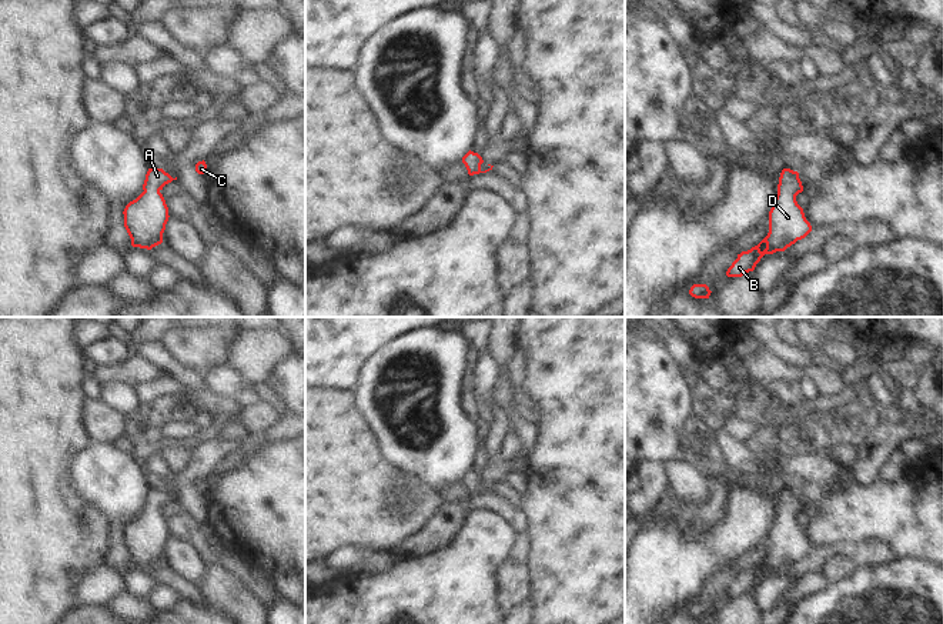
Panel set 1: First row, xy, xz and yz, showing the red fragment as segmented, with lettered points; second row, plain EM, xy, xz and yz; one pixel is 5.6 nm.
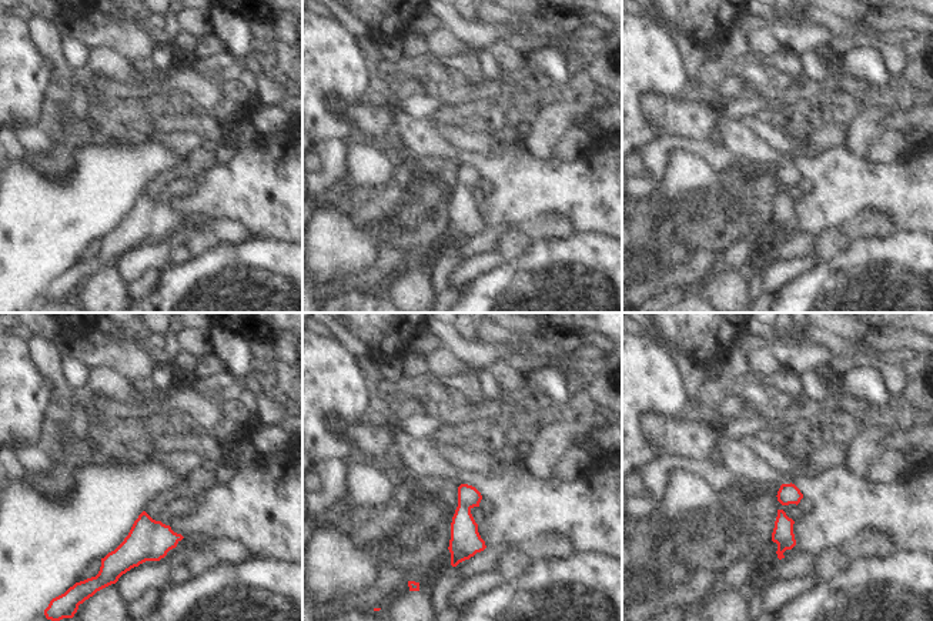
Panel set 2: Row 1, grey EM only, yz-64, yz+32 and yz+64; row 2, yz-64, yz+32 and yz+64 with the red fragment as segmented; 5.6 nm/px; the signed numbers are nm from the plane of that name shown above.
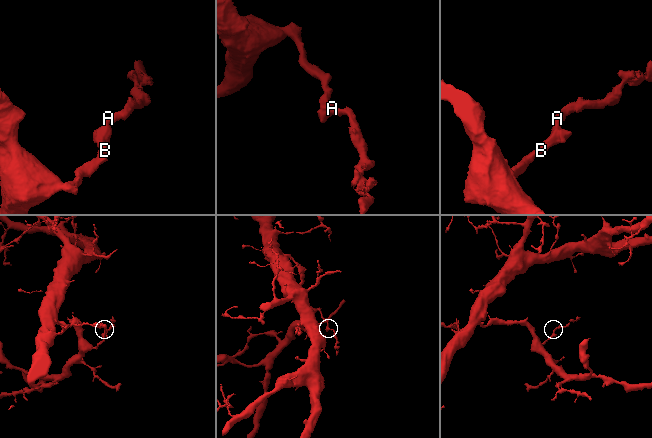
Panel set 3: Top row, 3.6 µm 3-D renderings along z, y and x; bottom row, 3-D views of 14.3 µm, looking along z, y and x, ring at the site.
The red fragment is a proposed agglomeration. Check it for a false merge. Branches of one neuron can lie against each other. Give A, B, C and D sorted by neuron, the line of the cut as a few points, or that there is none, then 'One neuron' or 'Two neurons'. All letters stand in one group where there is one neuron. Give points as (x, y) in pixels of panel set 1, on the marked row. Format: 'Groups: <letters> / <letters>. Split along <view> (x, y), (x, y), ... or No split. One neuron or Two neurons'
Groups: A B C D. No split. One neuron.

